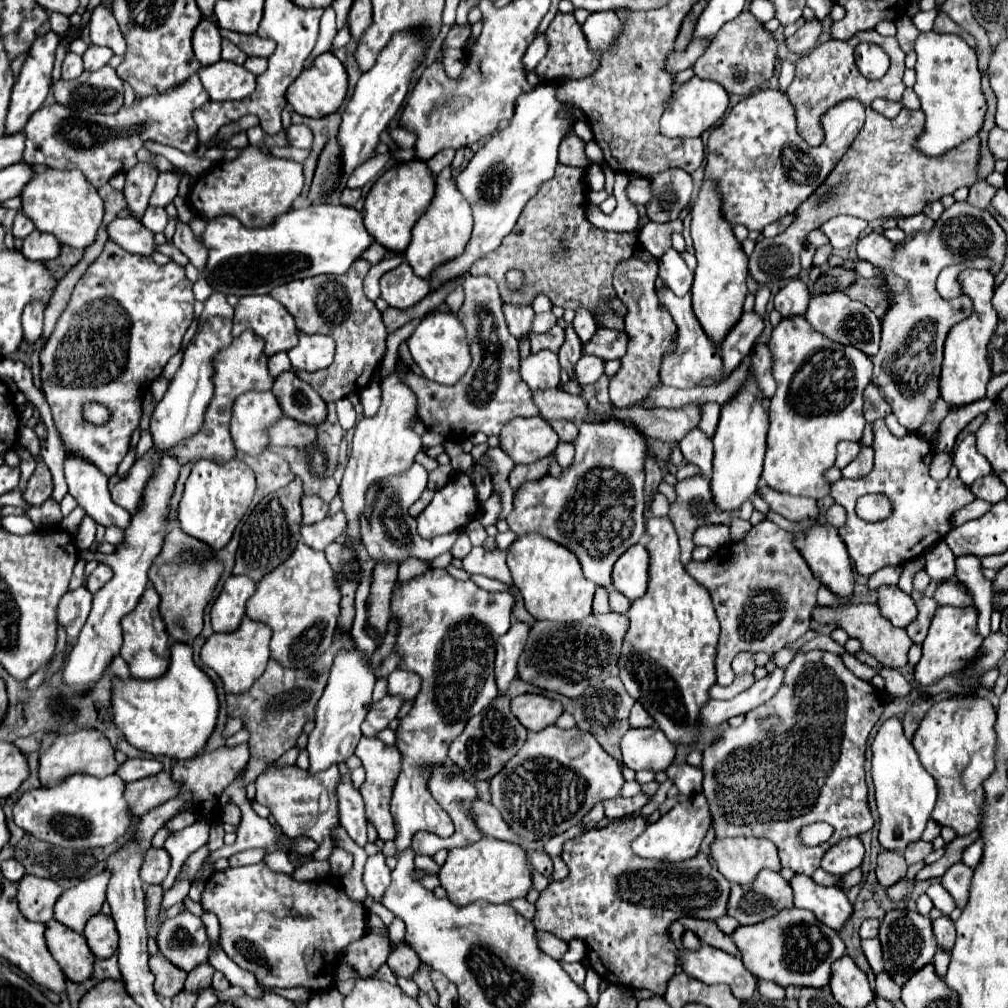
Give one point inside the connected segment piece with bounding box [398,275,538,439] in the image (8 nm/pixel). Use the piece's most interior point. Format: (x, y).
(491, 392)

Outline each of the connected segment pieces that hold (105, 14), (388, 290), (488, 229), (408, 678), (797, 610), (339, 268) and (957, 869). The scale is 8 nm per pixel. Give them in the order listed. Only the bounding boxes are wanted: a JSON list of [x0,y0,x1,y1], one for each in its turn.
[[88,5,126,55],[380,261,430,309],[432,77,594,291],[388,669,420,701],[686,519,820,685],[202,203,374,297],[942,863,974,909]]

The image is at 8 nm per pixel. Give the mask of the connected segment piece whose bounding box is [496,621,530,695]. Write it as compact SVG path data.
M516 621L510 627L508 635L504 635L504 639L500 639L500 643L498 643L498 649L496 649L496 685L498 685L502 695L506 695L510 683L518 677L518 659L524 651L528 631L530 631L528 625Z

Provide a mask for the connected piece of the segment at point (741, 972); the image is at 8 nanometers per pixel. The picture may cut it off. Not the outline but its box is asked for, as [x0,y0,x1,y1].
[678,945,758,1001]

